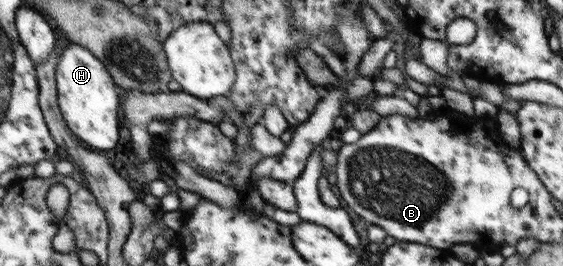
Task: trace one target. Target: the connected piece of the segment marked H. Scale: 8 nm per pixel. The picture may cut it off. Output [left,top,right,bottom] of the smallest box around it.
[55,42,120,151]

